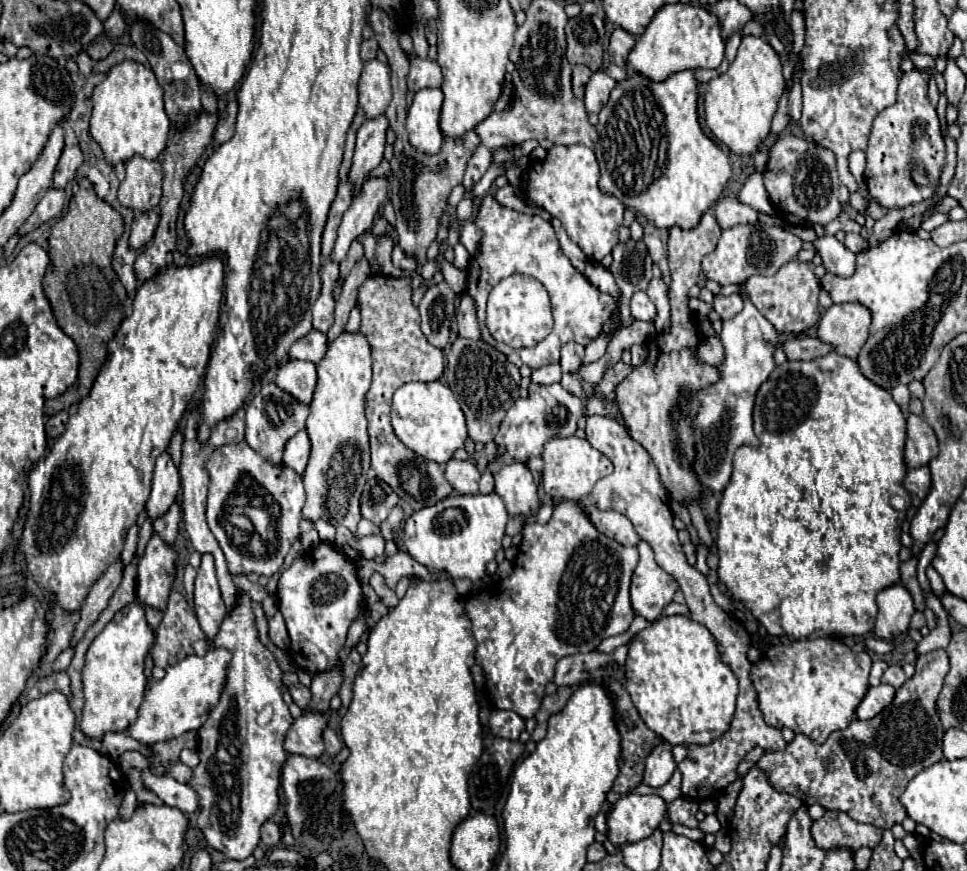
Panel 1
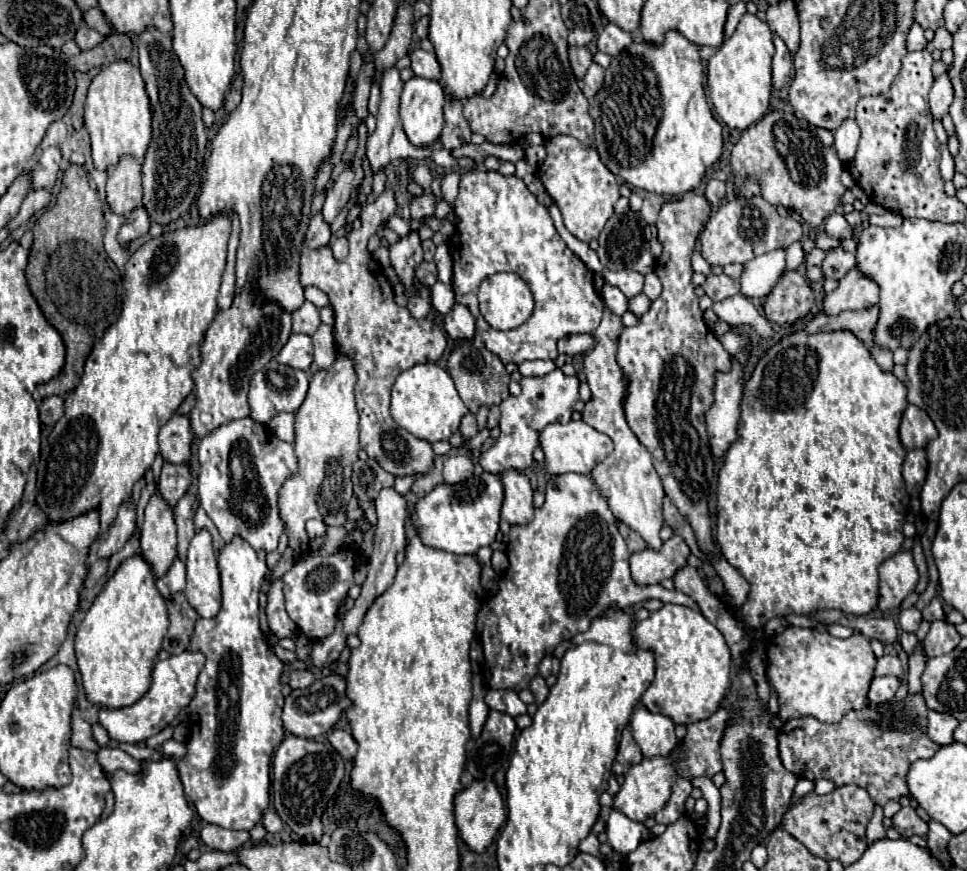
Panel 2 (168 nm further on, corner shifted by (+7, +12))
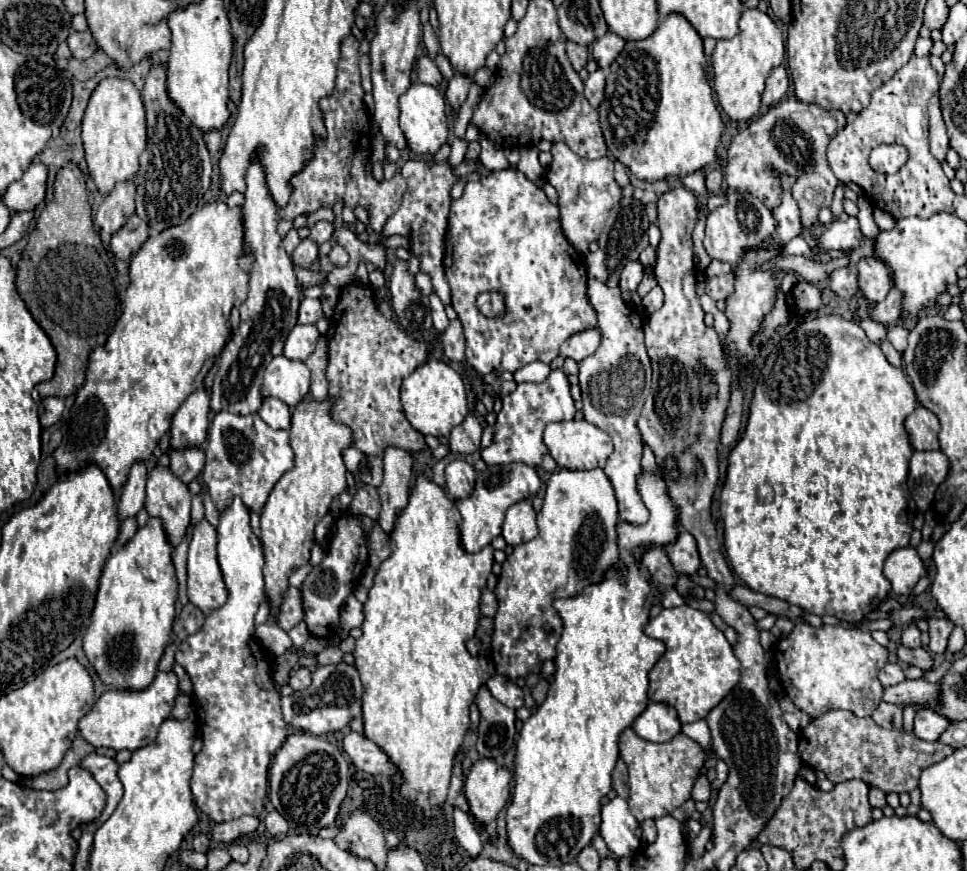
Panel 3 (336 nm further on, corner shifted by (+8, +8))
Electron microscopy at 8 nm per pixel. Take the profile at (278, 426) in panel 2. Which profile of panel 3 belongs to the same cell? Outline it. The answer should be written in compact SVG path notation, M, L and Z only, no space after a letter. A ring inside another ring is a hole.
M268 399L262 403L258 415L272 429L290 429L290 409L280 399Z

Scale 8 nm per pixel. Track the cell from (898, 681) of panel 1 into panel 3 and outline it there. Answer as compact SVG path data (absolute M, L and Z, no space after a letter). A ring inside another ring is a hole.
M886 663L886 667L880 669L878 679L880 679L880 683L884 687L888 687L888 685L896 685L896 683L904 681L904 673L902 673L902 669L900 669L898 663Z

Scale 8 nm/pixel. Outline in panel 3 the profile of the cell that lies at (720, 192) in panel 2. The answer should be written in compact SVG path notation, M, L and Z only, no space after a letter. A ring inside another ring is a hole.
M710 171L706 175L706 189L710 193L720 193L722 191L722 173L720 171Z

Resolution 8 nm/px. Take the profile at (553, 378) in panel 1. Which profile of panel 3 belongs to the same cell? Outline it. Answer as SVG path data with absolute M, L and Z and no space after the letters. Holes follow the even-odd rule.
M534 361L534 363L528 363L528 365L524 365L522 369L518 369L518 371L514 373L514 381L516 381L516 383L524 383L524 381L540 383L540 381L544 381L544 379L548 377L548 373L550 373L550 367L548 367L546 363Z

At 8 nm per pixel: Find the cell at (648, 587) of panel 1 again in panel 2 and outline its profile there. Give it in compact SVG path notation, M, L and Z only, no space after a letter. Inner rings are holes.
M673 535L663 543L659 551L647 549L631 555L631 575L637 583L659 583L665 577L671 579L679 569L687 565L687 557L691 555L683 537Z

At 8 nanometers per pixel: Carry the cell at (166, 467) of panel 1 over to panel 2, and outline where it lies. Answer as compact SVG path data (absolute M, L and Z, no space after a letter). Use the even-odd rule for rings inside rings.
M175 413L159 433L159 447L165 461L171 463L185 463L193 455L193 431L189 415Z

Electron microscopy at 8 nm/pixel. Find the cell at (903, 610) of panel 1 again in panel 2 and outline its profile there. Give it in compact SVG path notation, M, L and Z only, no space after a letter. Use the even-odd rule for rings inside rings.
M899 551L887 561L879 565L881 575L881 597L879 597L879 609L895 609L901 605L901 601L915 589L919 573L913 561L911 551Z

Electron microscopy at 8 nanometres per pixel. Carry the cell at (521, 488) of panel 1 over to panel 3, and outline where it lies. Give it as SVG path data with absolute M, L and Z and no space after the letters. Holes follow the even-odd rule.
M522 499L506 511L506 519L502 527L502 537L506 539L506 543L518 545L530 541L536 537L536 533L538 533L536 511L532 509L530 499Z

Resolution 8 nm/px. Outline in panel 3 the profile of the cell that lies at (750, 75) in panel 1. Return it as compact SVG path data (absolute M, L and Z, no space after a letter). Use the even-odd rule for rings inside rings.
M746 9L740 17L740 33L734 39L718 41L712 53L714 91L720 107L730 121L748 121L758 115L762 105L764 81L772 67L784 61L784 41L778 25L770 15L758 9Z

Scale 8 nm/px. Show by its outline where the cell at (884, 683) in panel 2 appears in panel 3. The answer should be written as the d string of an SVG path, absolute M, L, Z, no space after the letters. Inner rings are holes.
M906 679L898 685L884 687L884 701L886 703L896 703L896 705L908 705L908 703L934 703L940 695L940 689L936 683L928 683L924 679Z

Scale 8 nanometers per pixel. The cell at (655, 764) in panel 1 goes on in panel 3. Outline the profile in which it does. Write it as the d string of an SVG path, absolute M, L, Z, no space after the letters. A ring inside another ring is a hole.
M650 703L646 711L634 721L632 729L644 741L666 743L680 733L680 721L670 705Z

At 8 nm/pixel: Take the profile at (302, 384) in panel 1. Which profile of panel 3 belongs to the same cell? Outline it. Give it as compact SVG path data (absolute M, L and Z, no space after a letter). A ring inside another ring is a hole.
M296 325L284 345L284 357L290 361L306 361L316 347L320 333L316 325Z

